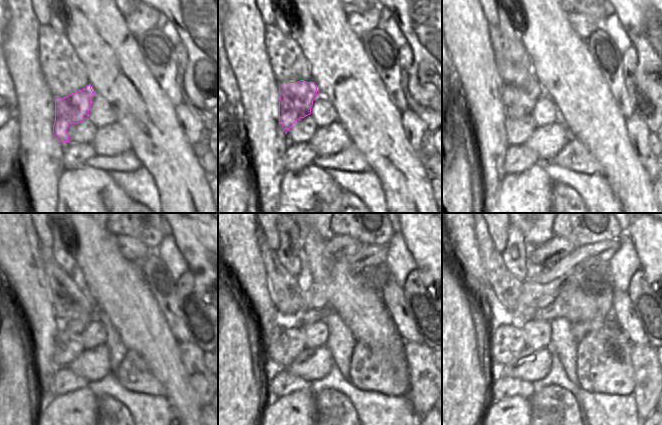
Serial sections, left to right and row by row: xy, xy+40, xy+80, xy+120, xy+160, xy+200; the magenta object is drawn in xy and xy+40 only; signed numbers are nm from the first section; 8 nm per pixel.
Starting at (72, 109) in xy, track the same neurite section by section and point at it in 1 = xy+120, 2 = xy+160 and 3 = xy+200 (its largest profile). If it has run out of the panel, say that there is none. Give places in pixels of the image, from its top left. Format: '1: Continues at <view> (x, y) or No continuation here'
1: Continues at xy+120 (70, 302)
2: Continues at xy+160 (286, 293)
3: Continues at xy+200 (507, 289).

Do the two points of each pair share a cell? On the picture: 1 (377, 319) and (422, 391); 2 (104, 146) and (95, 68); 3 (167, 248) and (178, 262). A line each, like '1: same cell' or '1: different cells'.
1: different cells
2: different cells
3: same cell

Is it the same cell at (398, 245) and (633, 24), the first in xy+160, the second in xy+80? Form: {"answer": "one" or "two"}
{"answer": "two"}

